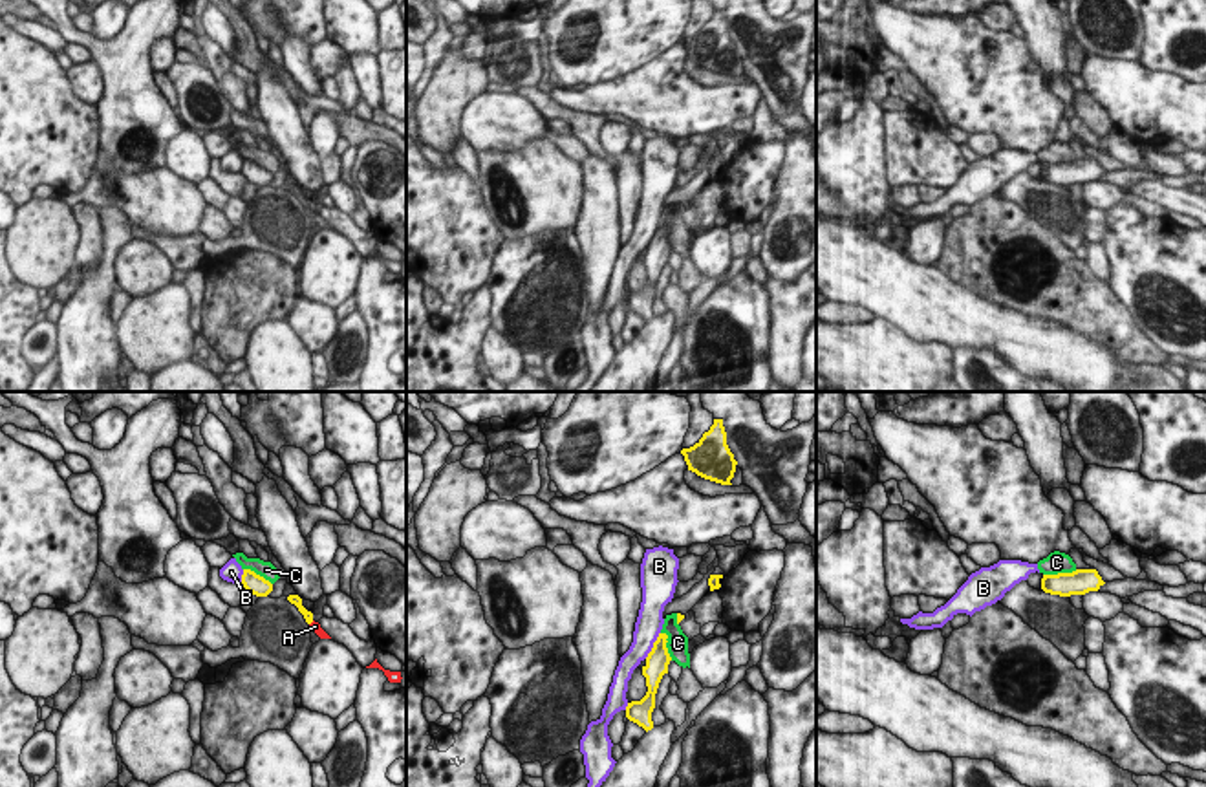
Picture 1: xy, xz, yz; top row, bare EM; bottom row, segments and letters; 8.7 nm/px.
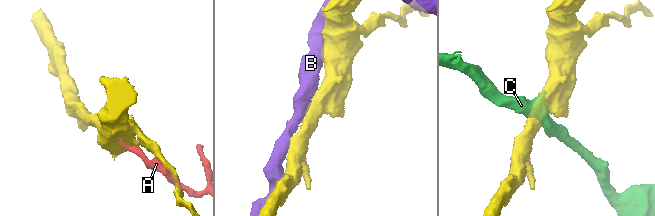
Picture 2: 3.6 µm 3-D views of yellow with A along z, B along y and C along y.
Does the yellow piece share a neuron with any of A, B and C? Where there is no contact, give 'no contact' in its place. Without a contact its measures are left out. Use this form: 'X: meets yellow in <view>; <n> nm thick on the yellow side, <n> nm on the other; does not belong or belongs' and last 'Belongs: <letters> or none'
A: no contact; belongs
B: meets yellow in xz; 200 nm thick on the yellow side, 240 nm on the other; does not belong
C: meets yellow in yz; 220 nm thick on the yellow side, 190 nm on the other; does not belong
Belongs: A

